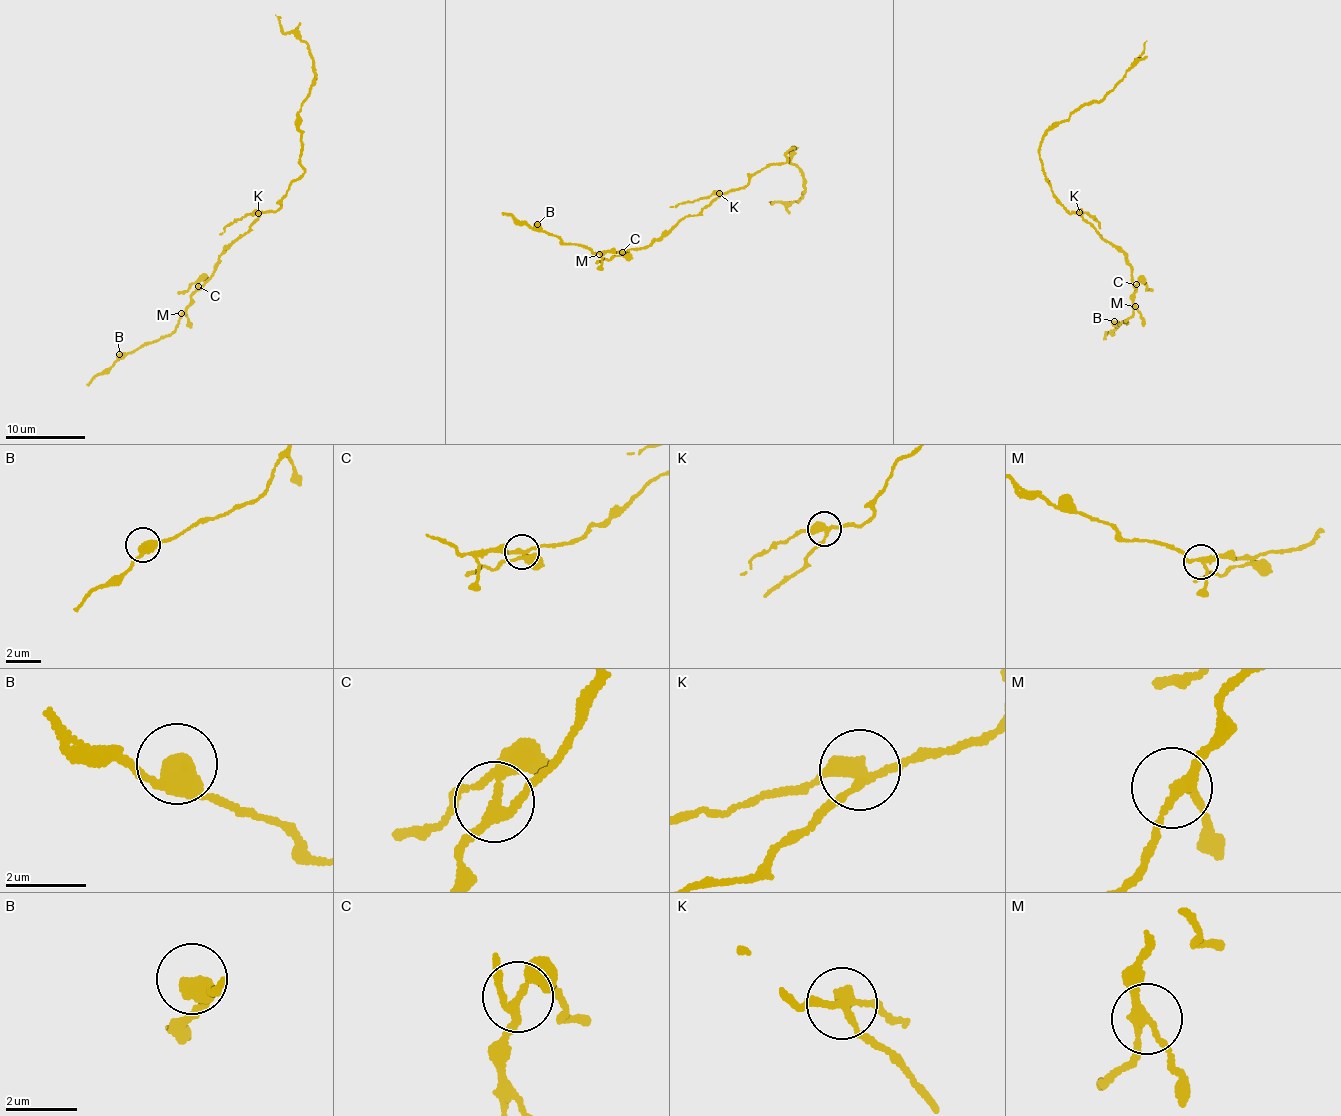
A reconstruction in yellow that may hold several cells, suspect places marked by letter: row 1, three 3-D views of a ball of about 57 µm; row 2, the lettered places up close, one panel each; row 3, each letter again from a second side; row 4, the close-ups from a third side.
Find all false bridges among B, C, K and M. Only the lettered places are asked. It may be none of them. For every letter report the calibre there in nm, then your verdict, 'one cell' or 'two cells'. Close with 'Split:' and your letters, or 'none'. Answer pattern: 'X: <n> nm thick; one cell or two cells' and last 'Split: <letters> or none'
B: 440 nm thick; one cell
C: 200 nm thick; two cells
K: 280 nm thick; two cells
M: 200 nm thick; one cell
Split: C, K

